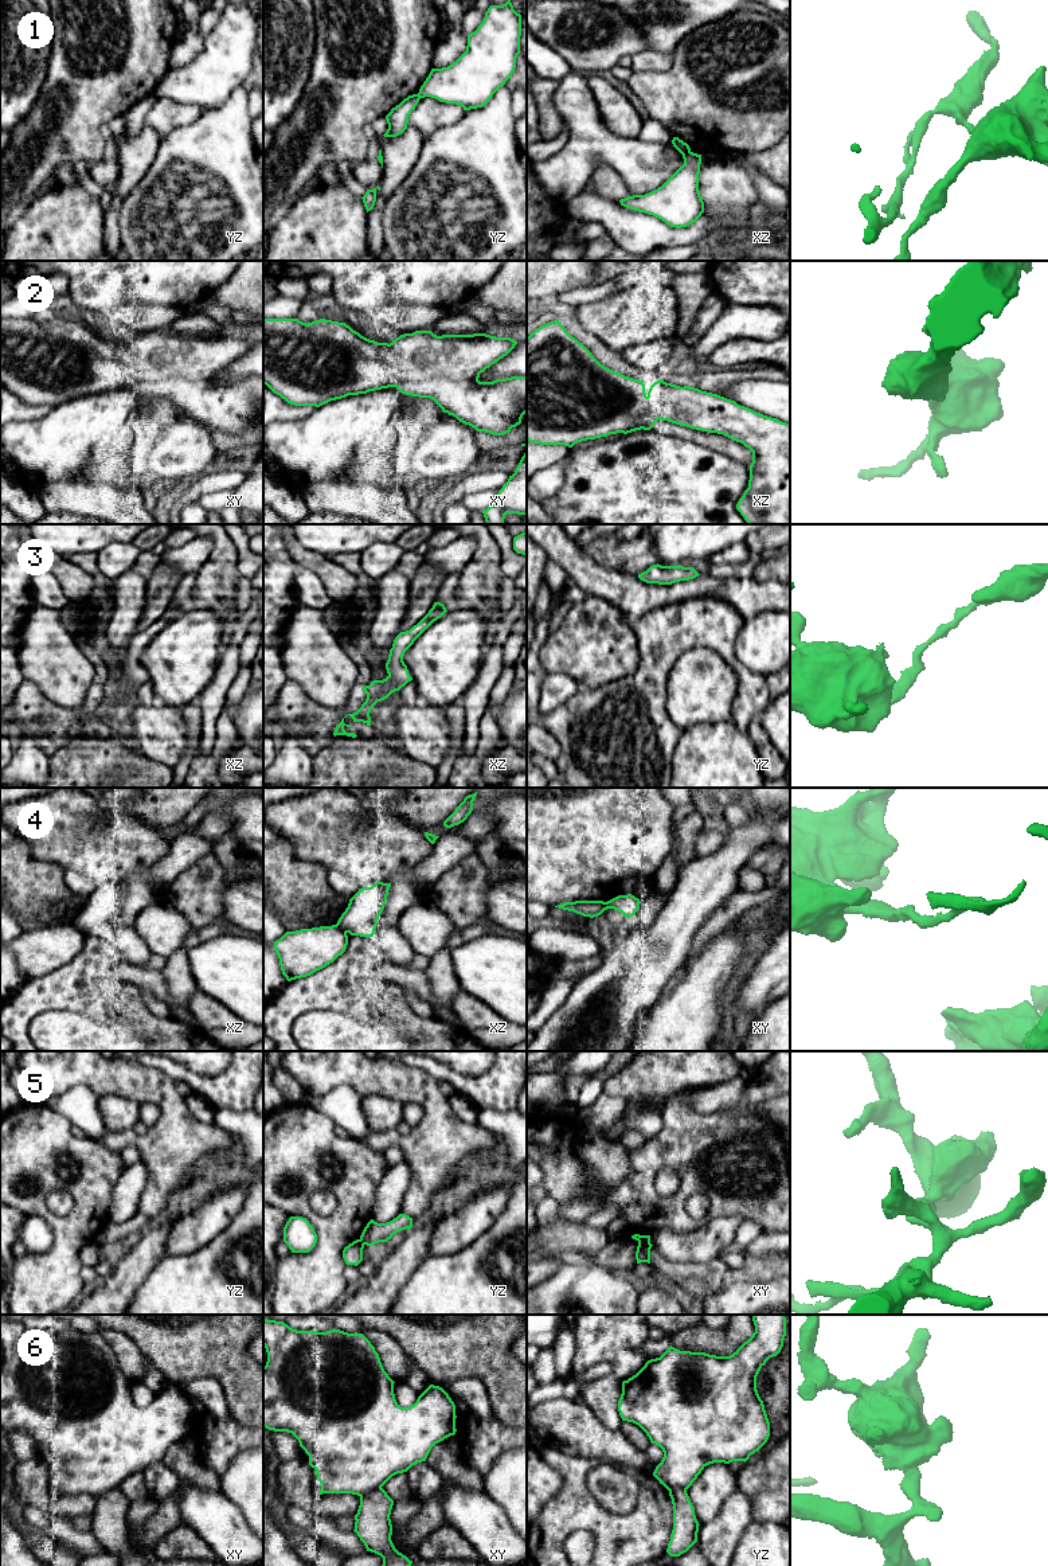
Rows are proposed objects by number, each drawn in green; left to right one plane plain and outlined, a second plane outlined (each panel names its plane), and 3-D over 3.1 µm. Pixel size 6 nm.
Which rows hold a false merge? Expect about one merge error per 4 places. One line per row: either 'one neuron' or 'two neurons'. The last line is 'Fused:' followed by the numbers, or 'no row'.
1: two neurons
2: one neuron
3: one neuron
4: two neurons
5: two neurons
6: two neurons
Fused: 1, 4, 5, 6

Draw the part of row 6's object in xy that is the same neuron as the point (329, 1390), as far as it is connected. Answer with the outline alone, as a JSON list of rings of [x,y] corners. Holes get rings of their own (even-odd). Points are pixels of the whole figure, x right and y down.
[[[263,1319],[263,1347],[267,1362],[263,1367],[263,1426],[292,1433],[309,1456],[322,1493],[363,1496],[382,1488],[392,1476],[407,1472],[426,1461],[431,1448],[454,1436],[455,1405],[439,1386],[430,1385],[408,1407],[400,1407],[394,1394],[394,1380],[384,1371],[379,1354],[363,1333],[340,1329],[326,1332],[297,1331],[283,1321]]]

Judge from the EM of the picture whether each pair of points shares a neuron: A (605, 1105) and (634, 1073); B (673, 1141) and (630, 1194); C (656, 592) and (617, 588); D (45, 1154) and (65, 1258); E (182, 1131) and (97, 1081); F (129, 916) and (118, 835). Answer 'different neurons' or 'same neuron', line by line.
A: different neurons
B: same neuron
C: same neuron
D: same neuron
E: same neuron
F: same neuron

